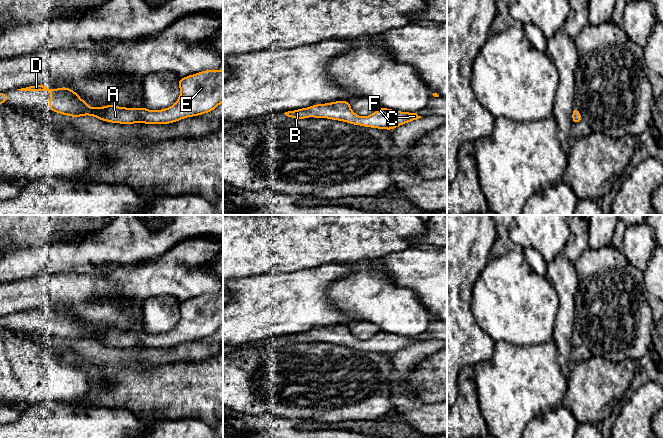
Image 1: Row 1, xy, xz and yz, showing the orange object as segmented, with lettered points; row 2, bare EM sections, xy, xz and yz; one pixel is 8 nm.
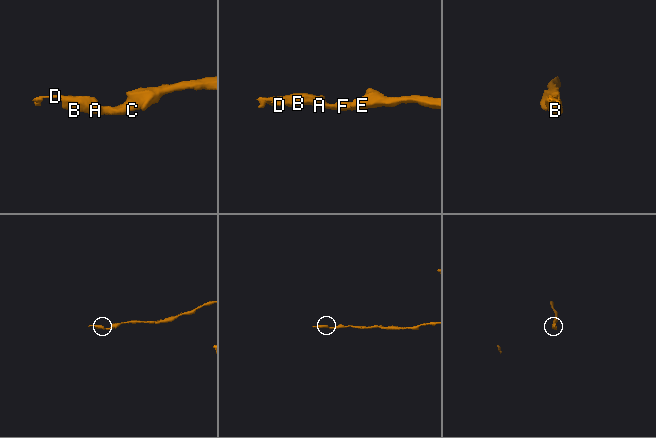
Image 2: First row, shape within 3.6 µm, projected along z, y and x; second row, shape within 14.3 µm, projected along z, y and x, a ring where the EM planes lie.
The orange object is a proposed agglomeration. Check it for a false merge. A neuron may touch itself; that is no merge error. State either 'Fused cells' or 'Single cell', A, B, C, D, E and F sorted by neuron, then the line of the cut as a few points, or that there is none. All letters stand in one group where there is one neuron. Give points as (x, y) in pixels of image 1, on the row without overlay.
Single cell. Groups: A B C D E F. No split

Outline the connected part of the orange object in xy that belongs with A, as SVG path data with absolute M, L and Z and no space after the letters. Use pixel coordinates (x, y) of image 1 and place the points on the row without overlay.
M205 294L178 304L180 320L171 331L162 334L123 332L116 329L90 331L70 312L52 313L43 308L17 313L20 315L49 315L49 333L62 339L90 339L102 345L120 348L169 348L186 341L213 335L223 326L223 294Z

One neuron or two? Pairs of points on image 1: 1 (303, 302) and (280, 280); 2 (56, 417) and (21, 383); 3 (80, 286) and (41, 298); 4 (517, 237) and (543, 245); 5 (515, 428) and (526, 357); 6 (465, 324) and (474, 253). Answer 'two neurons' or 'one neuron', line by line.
1: one neuron
2: two neurons
3: one neuron
4: one neuron
5: one neuron
6: one neuron

